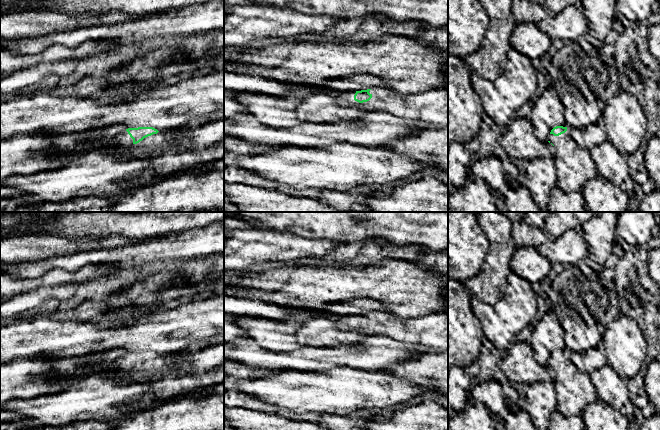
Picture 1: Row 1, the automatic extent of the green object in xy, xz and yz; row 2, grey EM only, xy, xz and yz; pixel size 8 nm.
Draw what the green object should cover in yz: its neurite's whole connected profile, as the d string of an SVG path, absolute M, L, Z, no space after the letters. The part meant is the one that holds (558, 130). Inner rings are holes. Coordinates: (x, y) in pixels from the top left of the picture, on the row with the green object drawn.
M554 127L548 142L555 147L553 160L559 189L580 192L587 181L598 175L590 150L580 147L567 127Z

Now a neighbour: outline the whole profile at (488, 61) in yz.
M479 0L485 9L489 26L481 46L466 56L464 62L471 72L494 81L503 71L510 36L517 24L513 14L513 0Z

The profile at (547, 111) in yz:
M554 85L533 99L528 120L534 128L535 136L541 141L547 141L554 127L566 127L564 106Z

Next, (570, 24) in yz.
M573 5L566 6L557 14L551 14L540 21L537 26L551 39L560 39L565 44L574 42L584 34L589 33L585 14Z

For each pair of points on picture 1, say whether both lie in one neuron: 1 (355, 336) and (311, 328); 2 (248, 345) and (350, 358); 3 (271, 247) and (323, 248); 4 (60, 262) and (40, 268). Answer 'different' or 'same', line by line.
1: same
2: same
3: same
4: same

